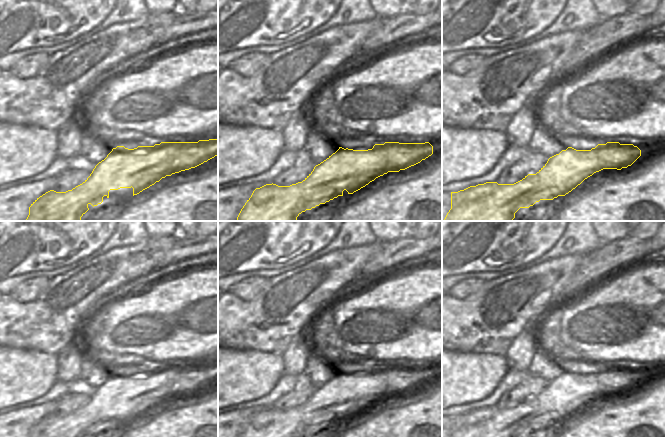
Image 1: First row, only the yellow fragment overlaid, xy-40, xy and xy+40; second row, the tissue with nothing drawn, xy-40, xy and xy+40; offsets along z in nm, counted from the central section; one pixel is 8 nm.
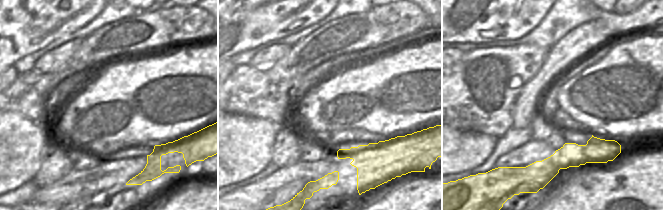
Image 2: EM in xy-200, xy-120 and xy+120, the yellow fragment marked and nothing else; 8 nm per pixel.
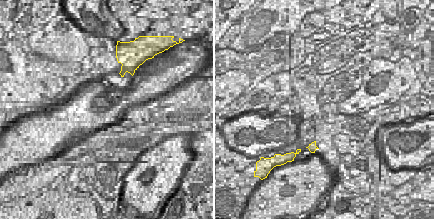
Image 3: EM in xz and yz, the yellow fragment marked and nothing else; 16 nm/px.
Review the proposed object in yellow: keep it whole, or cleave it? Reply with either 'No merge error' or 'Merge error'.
Merge error

